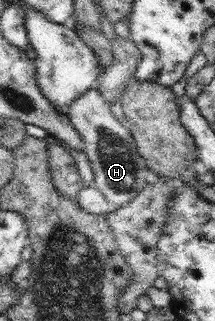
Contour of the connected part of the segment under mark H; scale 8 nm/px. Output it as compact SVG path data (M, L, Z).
M92 87L69 105L67 113L71 125L85 141L82 151L87 154L93 168L93 187L105 196L111 207L132 201L148 185L146 178L150 170L143 157L140 157L135 139L126 124L113 115L111 103L96 87Z

